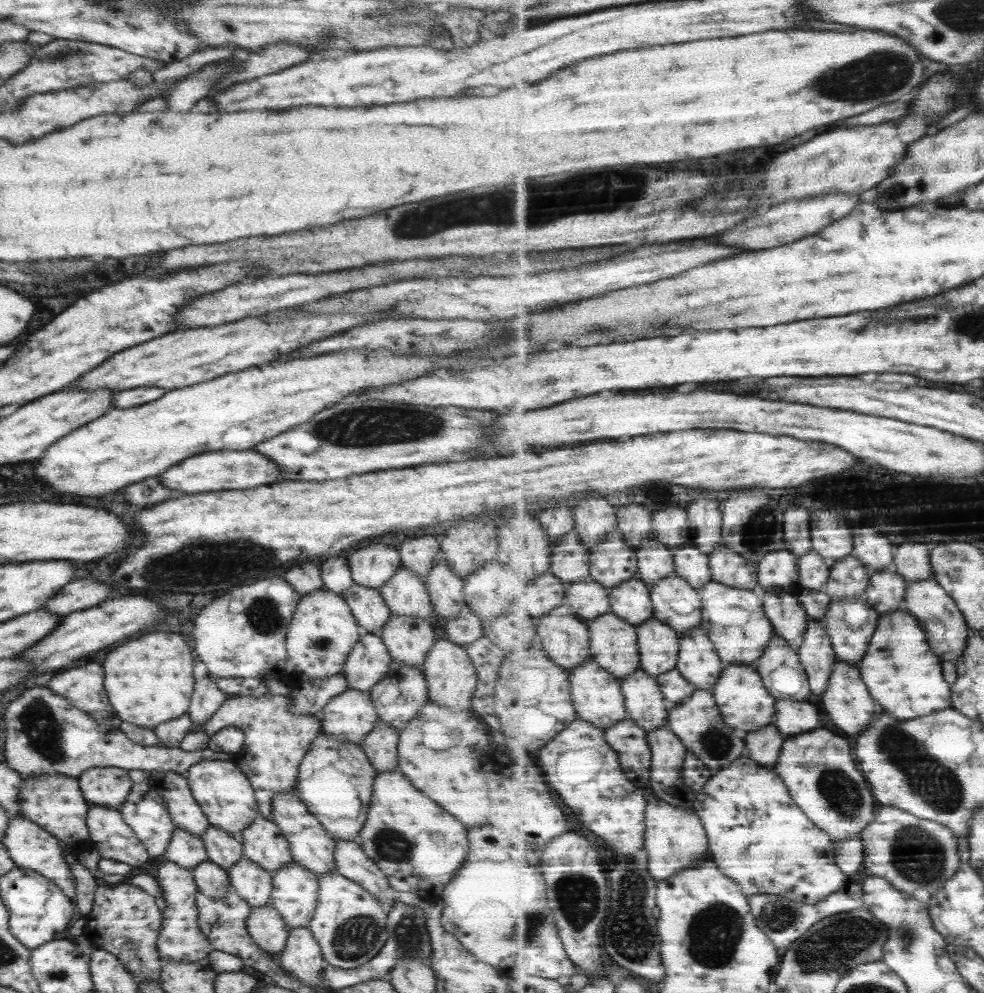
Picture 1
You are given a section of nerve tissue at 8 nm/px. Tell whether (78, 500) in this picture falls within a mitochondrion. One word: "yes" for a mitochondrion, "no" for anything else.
no

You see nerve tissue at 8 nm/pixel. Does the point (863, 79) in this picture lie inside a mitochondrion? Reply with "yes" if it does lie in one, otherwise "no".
yes

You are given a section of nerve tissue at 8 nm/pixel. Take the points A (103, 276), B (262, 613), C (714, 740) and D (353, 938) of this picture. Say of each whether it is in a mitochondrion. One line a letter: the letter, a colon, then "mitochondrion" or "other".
A: other
B: mitochondrion
C: mitochondrion
D: mitochondrion

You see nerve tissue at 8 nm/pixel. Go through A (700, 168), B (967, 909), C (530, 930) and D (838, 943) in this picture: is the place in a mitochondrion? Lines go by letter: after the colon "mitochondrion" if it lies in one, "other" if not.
A: other
B: other
C: mitochondrion
D: mitochondrion

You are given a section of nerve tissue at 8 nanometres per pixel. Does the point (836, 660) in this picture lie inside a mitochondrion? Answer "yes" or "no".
no

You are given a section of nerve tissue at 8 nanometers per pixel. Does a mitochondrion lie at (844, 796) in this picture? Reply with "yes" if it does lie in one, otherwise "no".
yes

